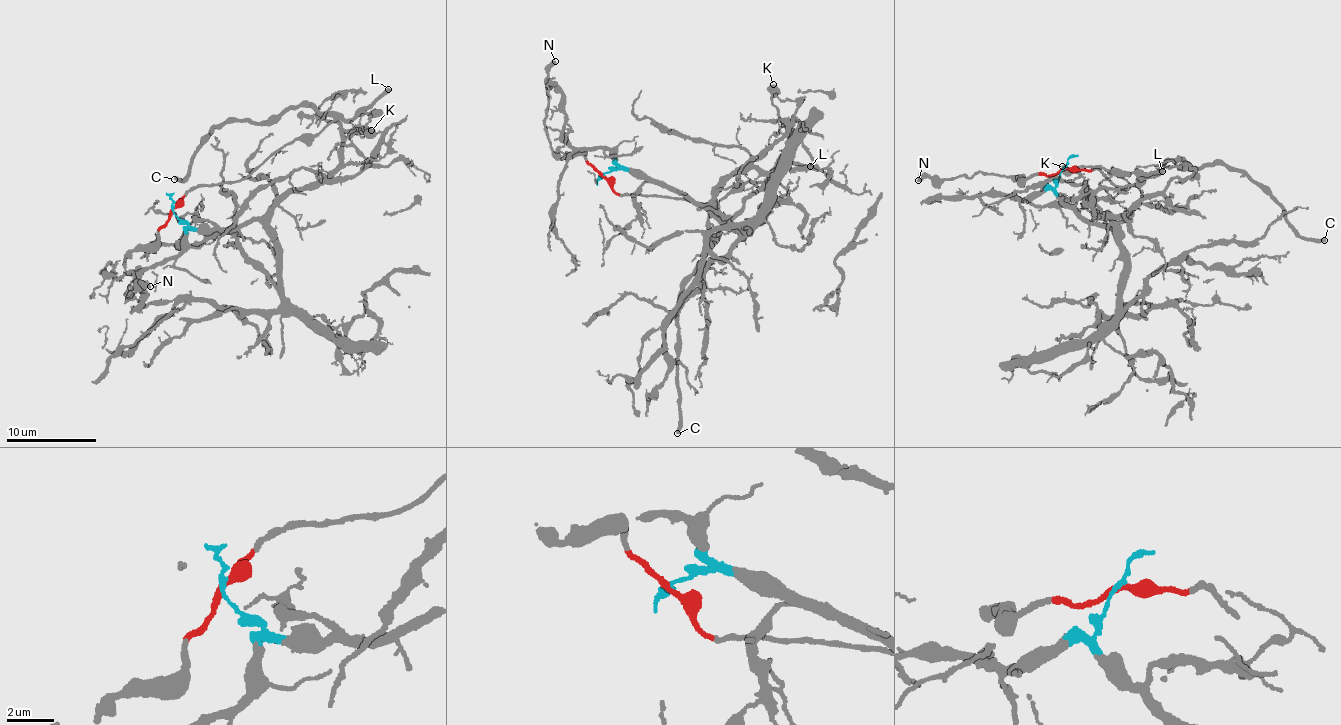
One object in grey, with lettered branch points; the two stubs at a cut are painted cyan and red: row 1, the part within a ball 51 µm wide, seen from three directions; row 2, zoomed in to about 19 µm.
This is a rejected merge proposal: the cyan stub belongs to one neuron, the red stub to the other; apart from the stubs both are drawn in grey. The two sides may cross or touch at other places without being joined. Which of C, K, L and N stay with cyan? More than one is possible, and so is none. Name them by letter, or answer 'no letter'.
no letter

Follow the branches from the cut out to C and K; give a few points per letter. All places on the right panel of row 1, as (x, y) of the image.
C: (1064, 170), (1094, 167), (1117, 187), (1145, 183), (1176, 158), (1235, 168), (1298, 233), (1325, 241)
K: (1064, 170), (1094, 167), (1117, 187), (1142, 178), (1145, 183), (1140, 180), (1151, 177), (1062, 166)

